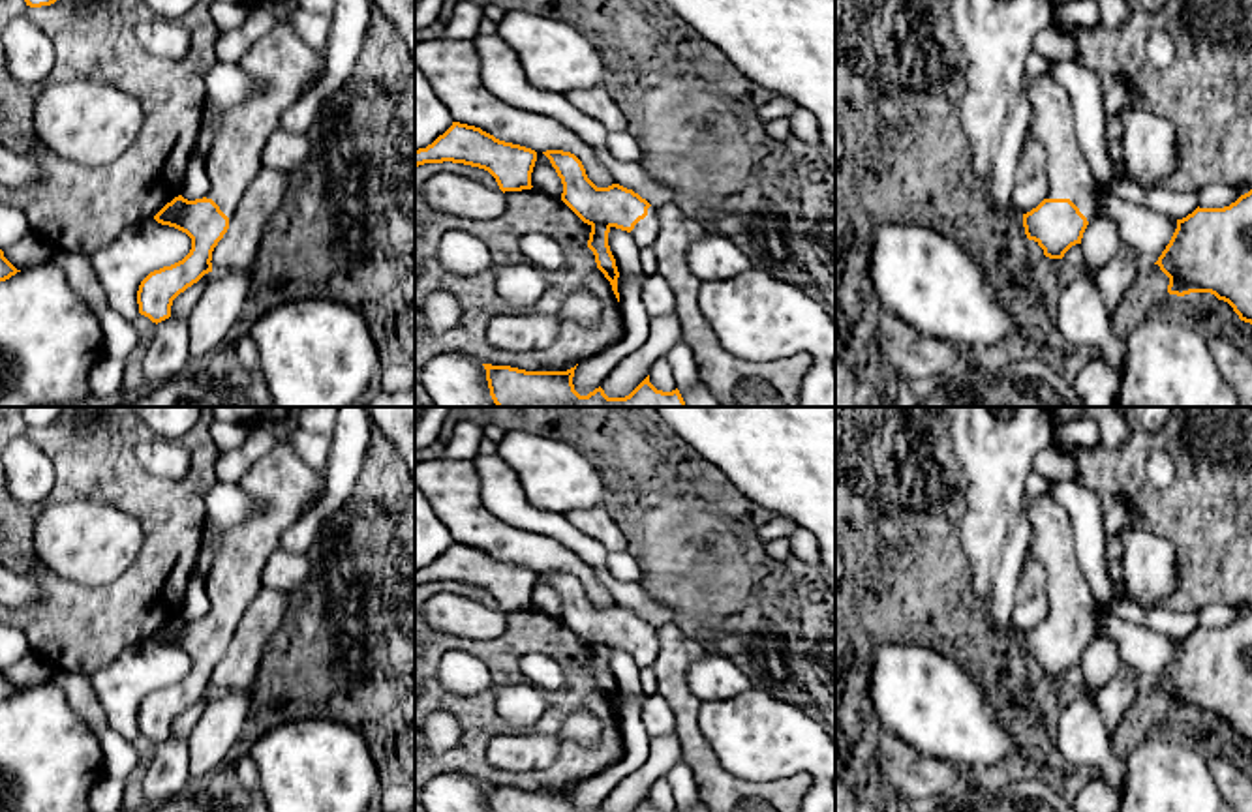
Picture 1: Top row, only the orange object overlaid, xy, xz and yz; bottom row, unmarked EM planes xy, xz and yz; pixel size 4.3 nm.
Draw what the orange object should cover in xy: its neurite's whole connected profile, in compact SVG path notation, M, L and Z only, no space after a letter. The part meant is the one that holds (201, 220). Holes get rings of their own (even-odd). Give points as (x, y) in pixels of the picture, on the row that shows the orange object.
M259 2L274 13L276 24L237 62L257 81L259 90L216 120L214 141L203 161L210 189L195 201L178 195L154 216L158 223L191 238L182 261L150 272L139 285L139 313L156 324L171 317L180 293L212 272L212 251L227 233L242 193L263 169L263 150L282 113L302 98L308 83L325 77L325 60L291 24L298 2Z

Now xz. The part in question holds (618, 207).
M546 150L542 154L561 178L561 201L591 227L588 248L593 251L597 268L610 281L619 302L619 272L608 246L608 233L612 227L627 231L634 238L638 249L651 248L659 234L657 208L619 184L597 188L588 178L582 161L571 152Z

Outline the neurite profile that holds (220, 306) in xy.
M252 266L212 278L188 319L191 358L223 347L227 332L242 315L252 285Z

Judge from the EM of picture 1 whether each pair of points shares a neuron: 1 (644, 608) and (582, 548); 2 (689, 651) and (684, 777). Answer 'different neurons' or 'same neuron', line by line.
1: different neurons
2: different neurons

